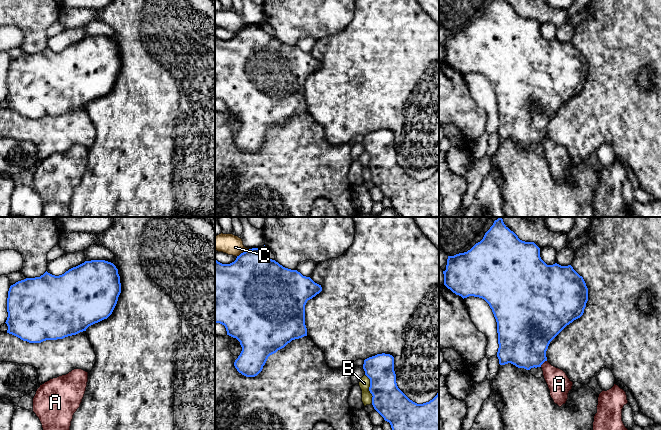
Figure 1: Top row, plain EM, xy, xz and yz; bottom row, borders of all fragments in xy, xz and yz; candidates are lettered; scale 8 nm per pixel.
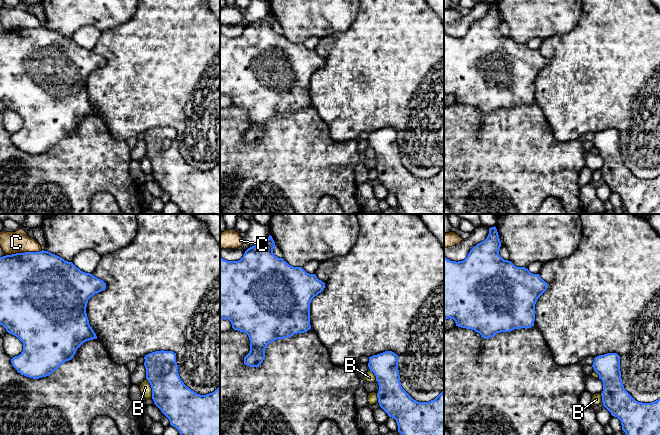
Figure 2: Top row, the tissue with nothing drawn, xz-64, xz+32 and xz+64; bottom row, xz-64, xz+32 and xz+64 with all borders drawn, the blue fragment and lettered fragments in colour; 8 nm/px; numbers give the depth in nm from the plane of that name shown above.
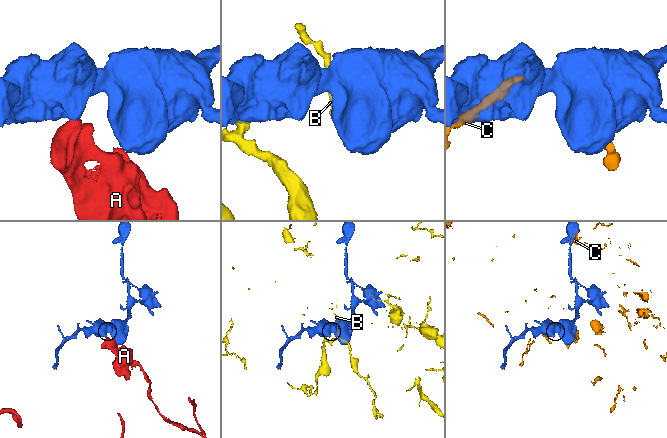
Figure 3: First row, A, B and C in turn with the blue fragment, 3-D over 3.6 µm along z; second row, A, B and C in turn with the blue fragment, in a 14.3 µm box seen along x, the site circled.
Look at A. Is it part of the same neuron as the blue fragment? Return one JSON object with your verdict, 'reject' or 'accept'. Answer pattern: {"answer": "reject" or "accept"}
{"answer": "reject"}

